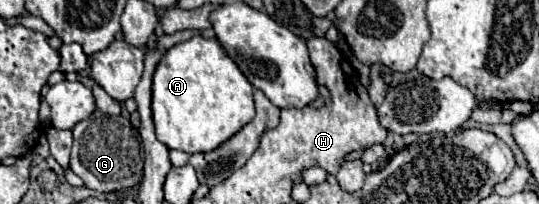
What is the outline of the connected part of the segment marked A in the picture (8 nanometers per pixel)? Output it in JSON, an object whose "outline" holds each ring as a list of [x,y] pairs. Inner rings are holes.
{"outline":[[[192,37],[170,47],[154,73],[152,115],[156,137],[168,149],[208,153],[228,141],[254,117],[254,87],[216,37]]]}

